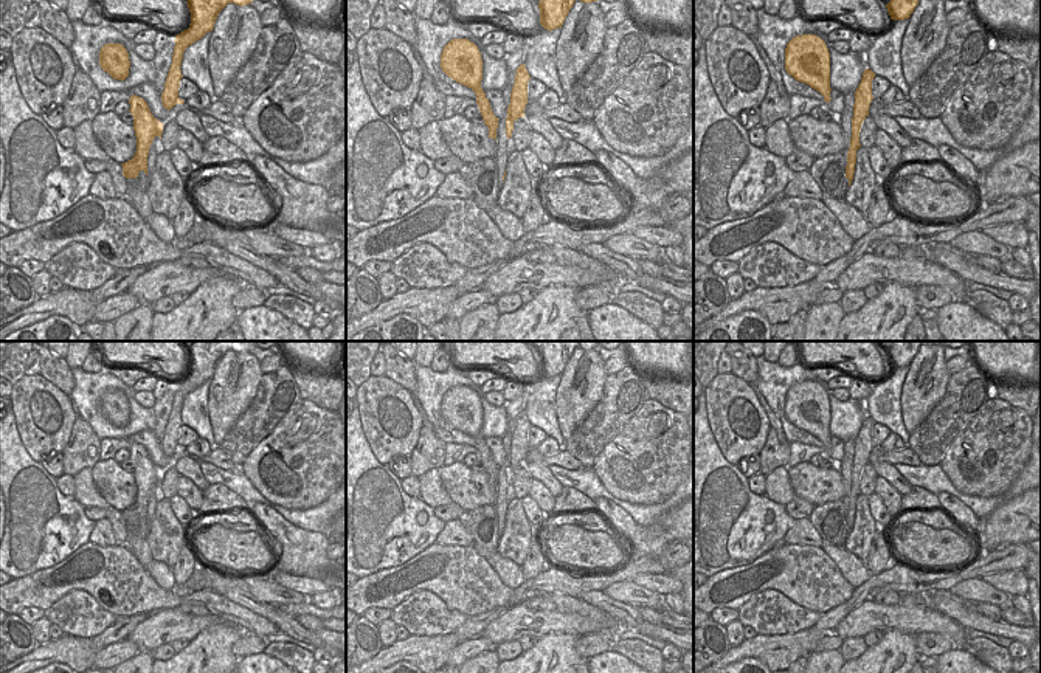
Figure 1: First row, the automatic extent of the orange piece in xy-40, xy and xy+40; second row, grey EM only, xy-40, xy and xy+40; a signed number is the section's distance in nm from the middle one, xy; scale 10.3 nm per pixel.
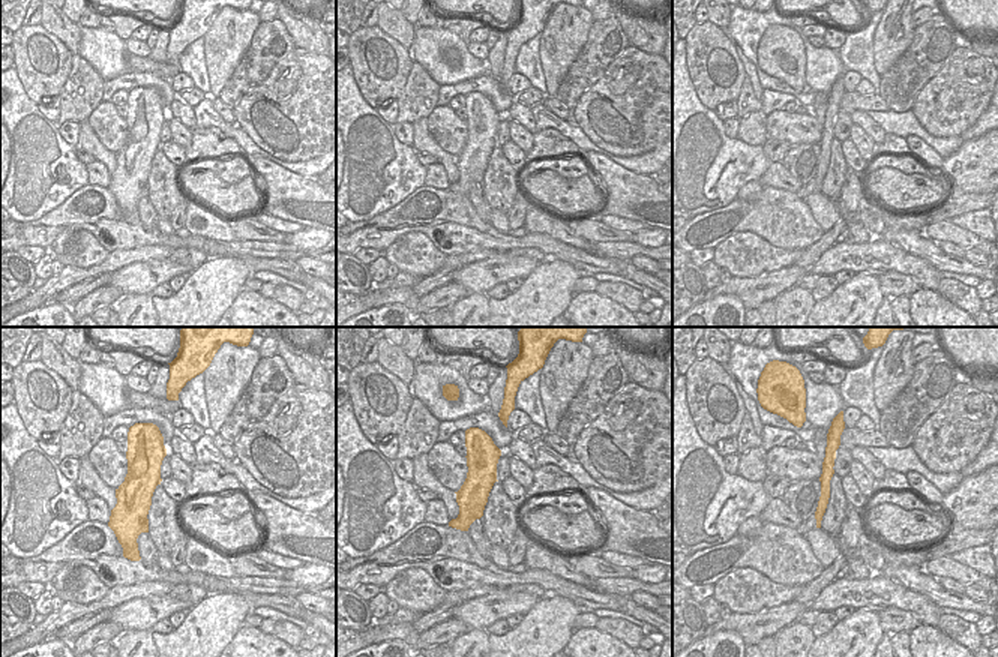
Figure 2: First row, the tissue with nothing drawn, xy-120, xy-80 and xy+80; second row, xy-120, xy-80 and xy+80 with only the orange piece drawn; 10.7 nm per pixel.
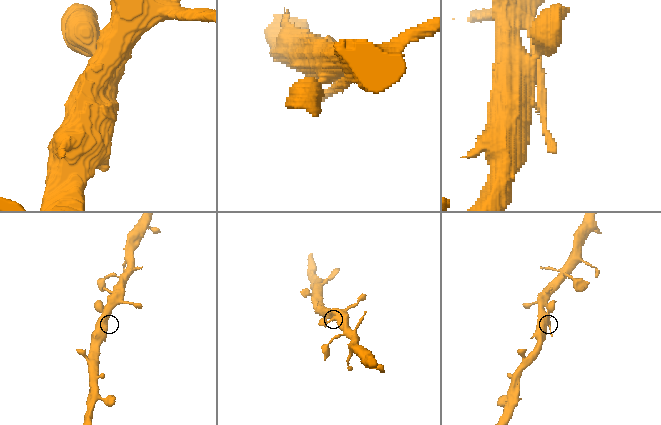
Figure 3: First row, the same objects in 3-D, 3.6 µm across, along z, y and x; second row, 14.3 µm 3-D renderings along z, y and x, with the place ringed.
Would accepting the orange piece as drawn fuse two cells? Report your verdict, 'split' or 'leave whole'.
leave whole

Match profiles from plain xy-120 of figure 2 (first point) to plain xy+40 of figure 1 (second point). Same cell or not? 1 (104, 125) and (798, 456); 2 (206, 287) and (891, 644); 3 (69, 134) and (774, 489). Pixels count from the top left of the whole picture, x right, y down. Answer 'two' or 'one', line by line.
1: two
2: one
3: two

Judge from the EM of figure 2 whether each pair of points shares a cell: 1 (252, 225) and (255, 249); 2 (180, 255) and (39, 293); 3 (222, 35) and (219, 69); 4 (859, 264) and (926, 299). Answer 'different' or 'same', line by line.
1: different
2: different
3: same
4: different

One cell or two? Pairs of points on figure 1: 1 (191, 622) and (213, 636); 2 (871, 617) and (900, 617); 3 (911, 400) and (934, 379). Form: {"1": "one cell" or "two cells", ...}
{"1": "two cells", "2": "one cell", "3": "one cell"}

